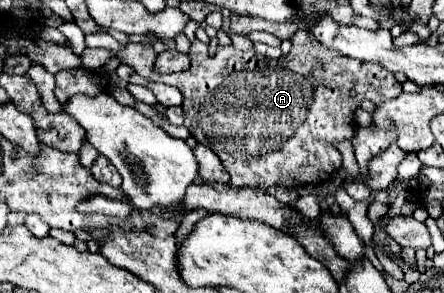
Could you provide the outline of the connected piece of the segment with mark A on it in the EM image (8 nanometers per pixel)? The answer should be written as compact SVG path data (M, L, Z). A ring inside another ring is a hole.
M297 32L293 38L293 48L287 56L279 60L265 58L255 50L239 52L233 46L219 48L213 56L207 50L207 44L193 40L189 56L191 68L177 74L157 74L153 70L153 48L145 44L125 44L119 52L111 52L105 48L85 48L81 58L83 68L99 70L109 58L119 56L125 64L129 64L141 78L151 82L163 82L179 88L183 94L183 112L185 112L185 128L191 136L197 138L199 144L205 144L215 150L221 158L223 166L231 176L233 186L285 186L297 188L303 184L325 184L333 178L333 174L341 166L341 152L337 150L337 142L343 142L353 136L353 112L361 106L363 100L371 102L387 102L401 94L401 82L393 76L393 72L385 70L379 64L369 62L337 62L337 52L319 44L311 32Z

